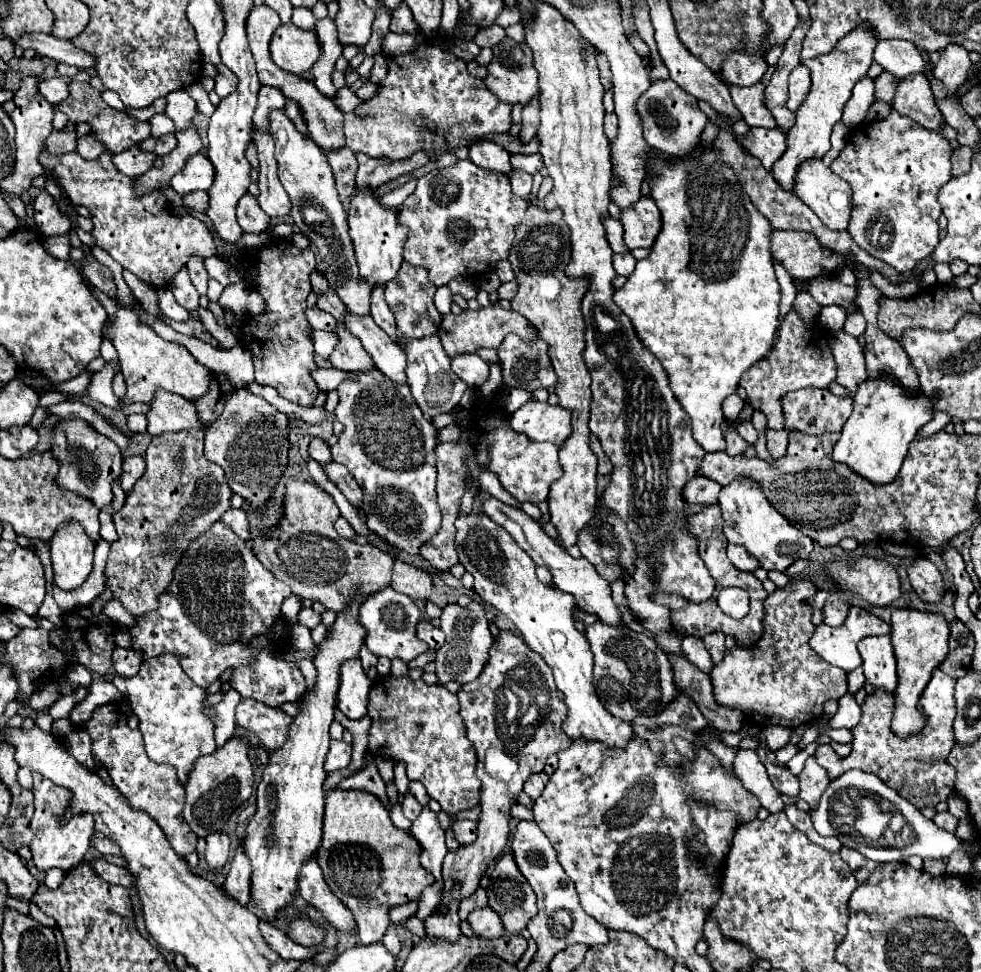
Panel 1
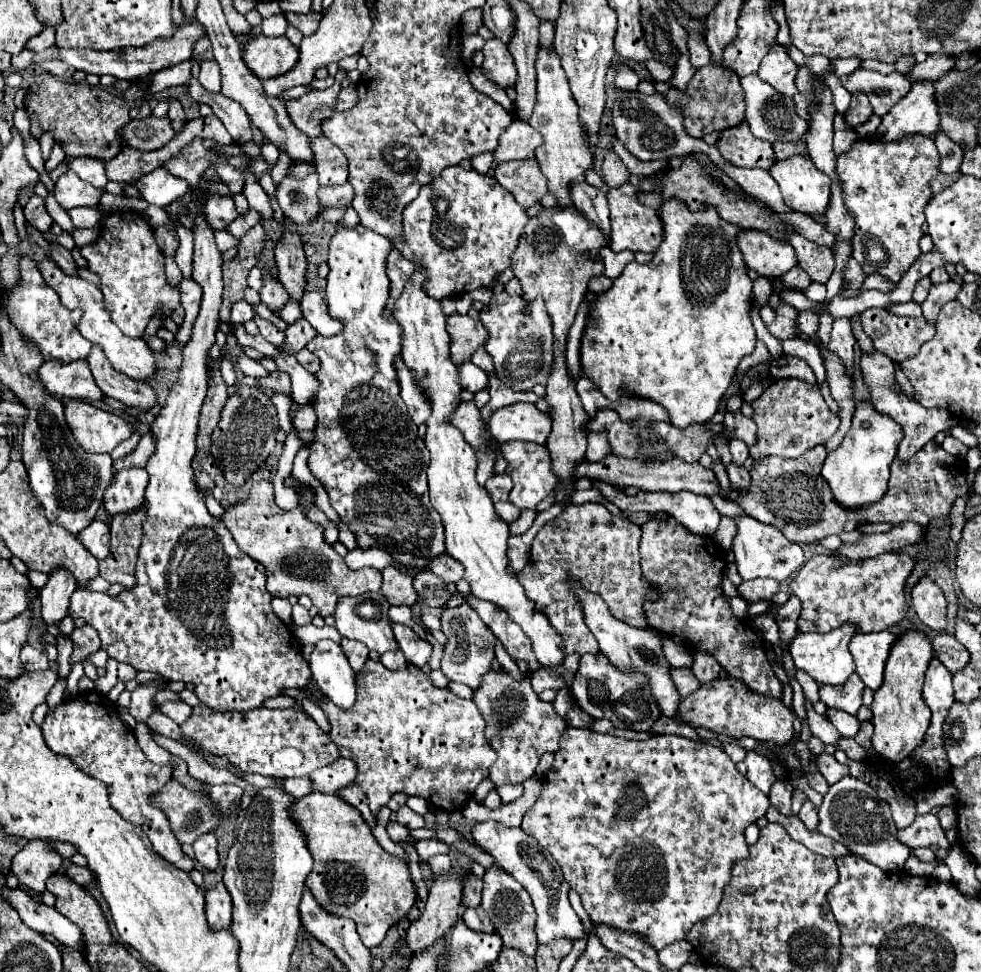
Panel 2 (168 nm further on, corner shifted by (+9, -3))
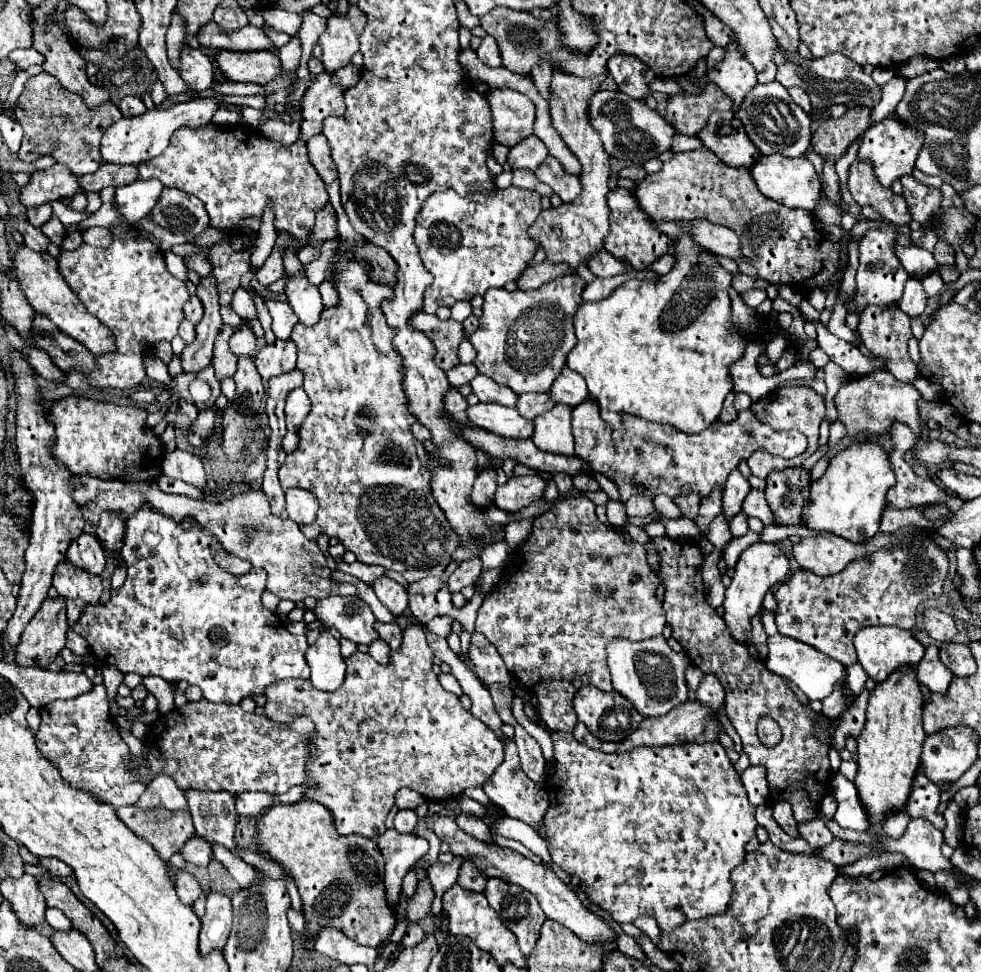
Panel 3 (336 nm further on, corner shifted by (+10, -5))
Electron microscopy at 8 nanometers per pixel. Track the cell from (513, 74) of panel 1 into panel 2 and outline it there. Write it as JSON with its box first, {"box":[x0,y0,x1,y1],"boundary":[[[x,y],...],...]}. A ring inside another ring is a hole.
{"box":[482,39,516,87],"boundary":[[[488,39],[484,49],[482,71],[488,79],[498,83],[500,87],[508,87],[516,83],[516,67],[508,47],[500,39]]]}

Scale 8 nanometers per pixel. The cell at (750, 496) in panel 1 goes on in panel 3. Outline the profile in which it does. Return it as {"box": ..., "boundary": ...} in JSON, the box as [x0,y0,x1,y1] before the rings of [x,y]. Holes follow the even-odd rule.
{"box":[725,541,791,641],"boundary":[[[757,541],[753,543],[749,549],[745,549],[735,565],[735,575],[731,585],[725,591],[725,617],[727,619],[727,627],[731,629],[731,635],[735,637],[735,641],[747,641],[751,635],[751,617],[761,609],[763,597],[769,589],[781,585],[789,573],[789,565],[791,565],[791,557],[783,553],[783,549],[777,543],[763,543]]]}

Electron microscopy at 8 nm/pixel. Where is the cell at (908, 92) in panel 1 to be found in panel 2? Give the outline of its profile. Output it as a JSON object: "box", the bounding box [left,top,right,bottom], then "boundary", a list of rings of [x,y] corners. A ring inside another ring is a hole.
{"box":[842,67,910,117],"boundary":[[[862,67],[846,75],[842,79],[842,85],[850,93],[866,93],[874,107],[874,115],[878,117],[884,117],[910,91],[910,81],[898,71],[882,75],[878,71],[866,71]]]}

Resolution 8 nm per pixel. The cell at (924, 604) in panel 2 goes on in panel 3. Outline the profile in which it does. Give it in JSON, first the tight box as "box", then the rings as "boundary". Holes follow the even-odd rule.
{"box":[923,607,957,641],"boundary":[[[927,607],[923,611],[923,627],[937,641],[951,641],[957,633],[953,617],[937,607]]]}

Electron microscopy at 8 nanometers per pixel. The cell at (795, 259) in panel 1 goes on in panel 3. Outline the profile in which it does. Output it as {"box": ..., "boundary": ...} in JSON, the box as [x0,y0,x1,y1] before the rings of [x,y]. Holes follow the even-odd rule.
{"box":[655,221,743,259],"boundary":[[[655,221],[655,225],[663,233],[667,233],[671,239],[675,239],[683,229],[691,229],[691,233],[695,235],[695,241],[699,241],[699,245],[711,249],[715,255],[743,259],[739,237],[723,225],[713,225],[709,221],[669,221],[669,223]]]}

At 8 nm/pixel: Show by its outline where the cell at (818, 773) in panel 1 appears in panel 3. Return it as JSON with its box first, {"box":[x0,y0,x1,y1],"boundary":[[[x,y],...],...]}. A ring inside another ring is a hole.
{"box":[799,817,833,849],"boundary":[[[817,817],[817,819],[811,819],[811,821],[801,821],[799,823],[799,835],[803,839],[807,839],[807,843],[815,849],[821,849],[823,845],[831,843],[833,841],[833,835],[831,831],[825,827],[825,823]]]}

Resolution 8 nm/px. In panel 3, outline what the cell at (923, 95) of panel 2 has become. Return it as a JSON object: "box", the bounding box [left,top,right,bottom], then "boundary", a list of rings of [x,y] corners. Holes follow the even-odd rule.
{"box":[859,113,925,187],"boundary":[[[895,113],[883,121],[879,121],[877,125],[873,125],[871,129],[865,131],[861,147],[859,147],[859,159],[871,159],[875,165],[875,175],[879,177],[879,183],[883,187],[891,187],[891,183],[897,177],[903,175],[911,175],[913,167],[915,167],[915,159],[919,155],[919,151],[923,149],[923,141],[925,133],[909,123],[905,123],[903,119],[895,117]]]}

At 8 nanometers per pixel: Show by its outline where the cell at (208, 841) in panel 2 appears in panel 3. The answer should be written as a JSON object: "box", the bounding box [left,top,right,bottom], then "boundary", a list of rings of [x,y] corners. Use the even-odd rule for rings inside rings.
{"box":[181,837,211,867],"boundary":[[[193,837],[191,841],[187,841],[187,845],[183,845],[181,853],[183,853],[185,861],[193,863],[193,865],[207,867],[211,861],[211,845],[207,845],[207,841],[203,841],[201,837]]]}

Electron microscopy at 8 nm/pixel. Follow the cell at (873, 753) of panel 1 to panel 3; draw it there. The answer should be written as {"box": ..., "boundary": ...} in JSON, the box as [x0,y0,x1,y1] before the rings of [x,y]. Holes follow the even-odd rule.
{"box":[917,645,953,695],"boundary":[[[935,645],[927,647],[923,659],[917,665],[917,677],[923,685],[929,687],[931,693],[945,695],[949,689],[949,683],[953,679],[953,673],[945,669],[945,665],[939,661],[939,649]]]}

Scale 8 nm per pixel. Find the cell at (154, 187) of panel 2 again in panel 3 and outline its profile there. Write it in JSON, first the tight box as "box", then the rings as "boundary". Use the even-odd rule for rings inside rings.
{"box":[115,179,165,223],"boundary":[[[137,179],[131,185],[123,185],[117,189],[115,201],[117,201],[121,215],[129,223],[139,223],[155,207],[163,189],[165,187],[159,185],[159,181],[155,181],[155,179],[147,179],[147,181]]]}

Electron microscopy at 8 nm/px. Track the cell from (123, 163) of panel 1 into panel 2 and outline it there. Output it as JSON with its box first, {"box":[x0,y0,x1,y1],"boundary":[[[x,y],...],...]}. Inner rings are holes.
{"box":[68,159,108,189],"boundary":[[[70,159],[68,169],[98,189],[102,189],[108,183],[104,163],[100,163],[98,159]]]}

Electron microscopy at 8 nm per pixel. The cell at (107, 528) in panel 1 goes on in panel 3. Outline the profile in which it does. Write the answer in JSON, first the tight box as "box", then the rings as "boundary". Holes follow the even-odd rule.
{"box":[67,533,107,575],"boundary":[[[93,533],[79,535],[67,551],[67,561],[95,575],[101,575],[101,571],[105,569],[105,559],[107,553],[103,549],[103,543]]]}

